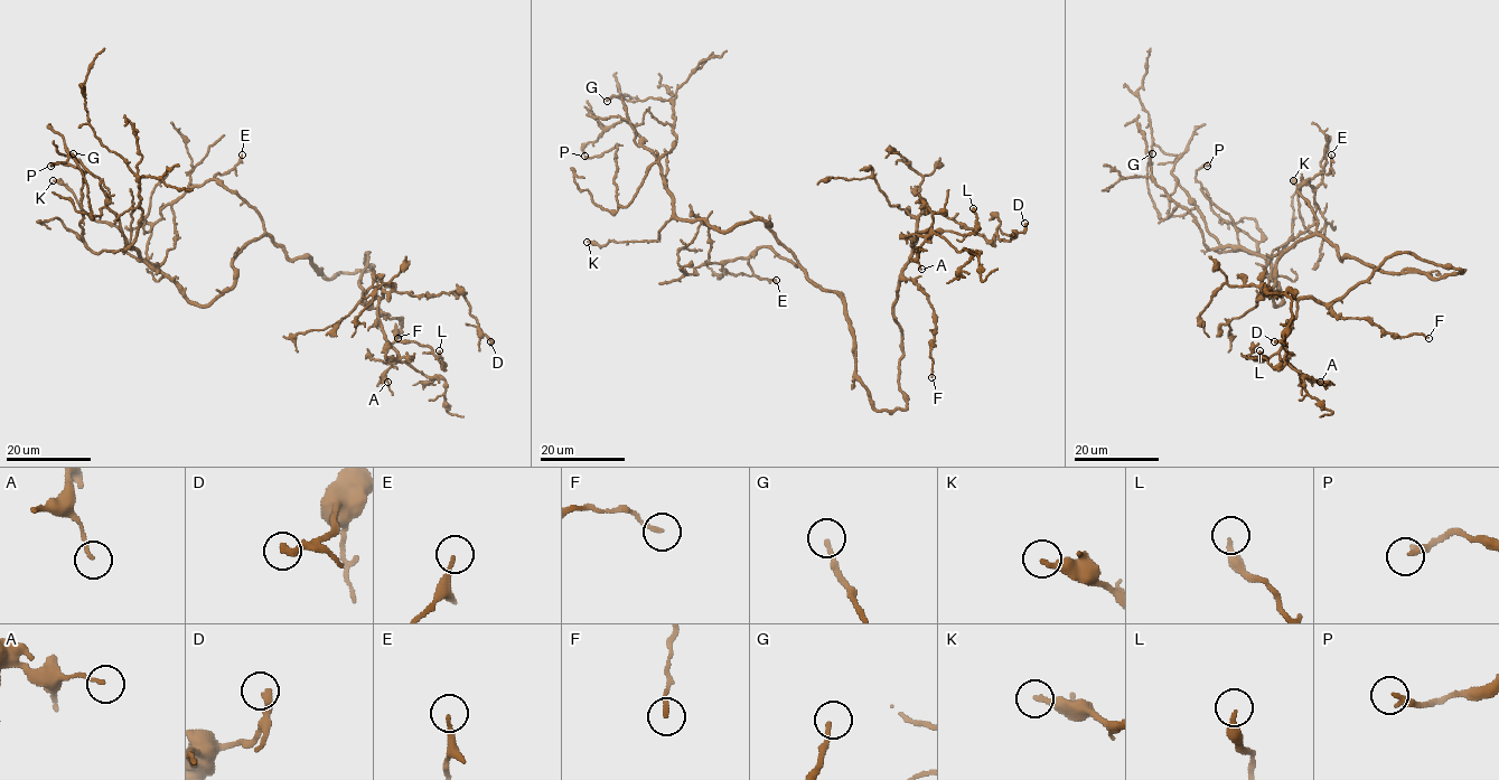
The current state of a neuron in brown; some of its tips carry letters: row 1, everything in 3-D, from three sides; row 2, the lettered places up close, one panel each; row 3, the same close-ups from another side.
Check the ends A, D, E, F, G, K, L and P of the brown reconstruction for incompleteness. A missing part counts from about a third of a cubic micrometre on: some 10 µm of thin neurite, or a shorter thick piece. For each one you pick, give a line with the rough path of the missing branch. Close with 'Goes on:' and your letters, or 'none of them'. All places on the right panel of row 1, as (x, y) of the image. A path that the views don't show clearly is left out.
G: Course of what is missing: (1152, 153), (1155, 137), (1163, 127), (1164, 118), (1176, 109)
K: Course of what is missing: (1293, 180), (1299, 166), (1330, 162)
Goes on: E, G, K

